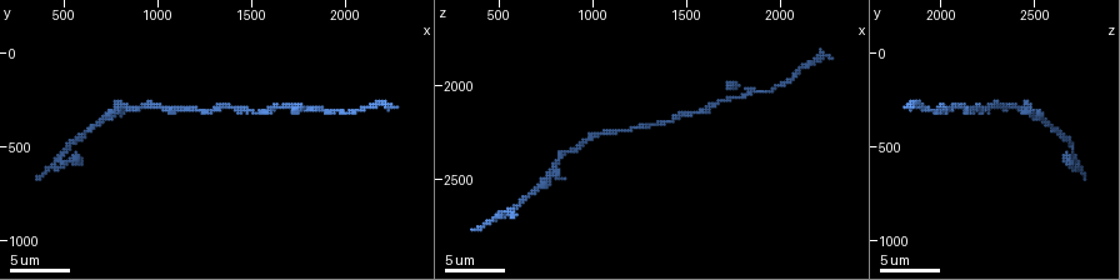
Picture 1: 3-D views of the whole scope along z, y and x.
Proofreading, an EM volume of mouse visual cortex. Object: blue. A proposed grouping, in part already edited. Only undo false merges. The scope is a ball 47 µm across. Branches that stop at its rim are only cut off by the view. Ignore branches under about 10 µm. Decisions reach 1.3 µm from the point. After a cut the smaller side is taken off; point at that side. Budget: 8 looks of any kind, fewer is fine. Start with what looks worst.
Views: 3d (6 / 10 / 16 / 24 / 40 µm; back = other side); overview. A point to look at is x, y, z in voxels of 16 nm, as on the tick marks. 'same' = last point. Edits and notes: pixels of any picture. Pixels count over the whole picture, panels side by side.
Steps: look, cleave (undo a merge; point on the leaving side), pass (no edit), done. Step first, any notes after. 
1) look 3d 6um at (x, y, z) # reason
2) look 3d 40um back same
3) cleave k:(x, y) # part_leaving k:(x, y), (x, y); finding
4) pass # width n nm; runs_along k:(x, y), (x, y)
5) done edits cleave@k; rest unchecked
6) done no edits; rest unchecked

look 3d 10um at (1800, 300, 2060) # sudden change in width

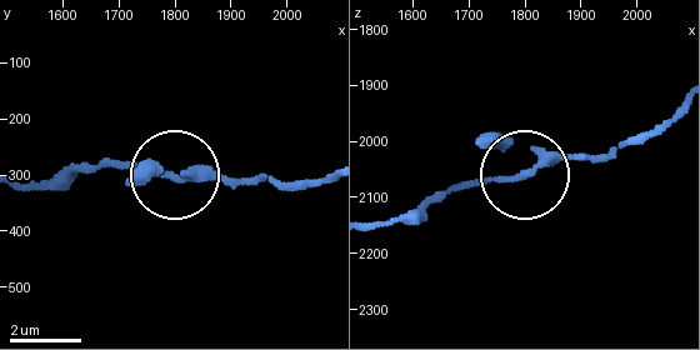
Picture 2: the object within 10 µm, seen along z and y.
pass # runs_along 2:(371, 225), (628, 144); one neuron here

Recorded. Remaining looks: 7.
look 3d 6um at (1540, 320, 2140) # thin neck

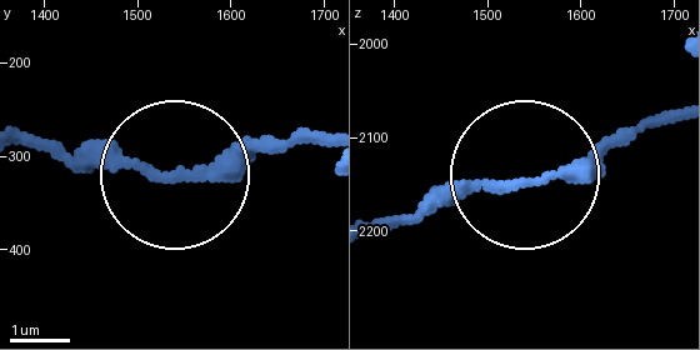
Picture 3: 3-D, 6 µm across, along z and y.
pass # continuous, no second neuron

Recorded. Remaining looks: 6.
look 3d 6um at (730, 330, 2500) # thick turns thin

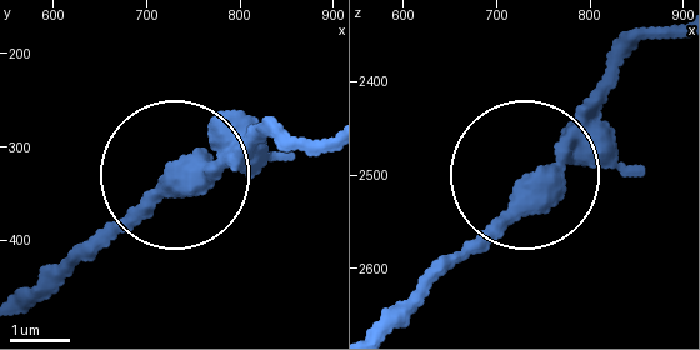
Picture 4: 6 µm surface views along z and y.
pass # runs_along 4:(320, 138), (245, 138), (166, 173), (56, 281); all the same neuron

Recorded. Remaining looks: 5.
look 3d 10um at (1240, 320, 2230)

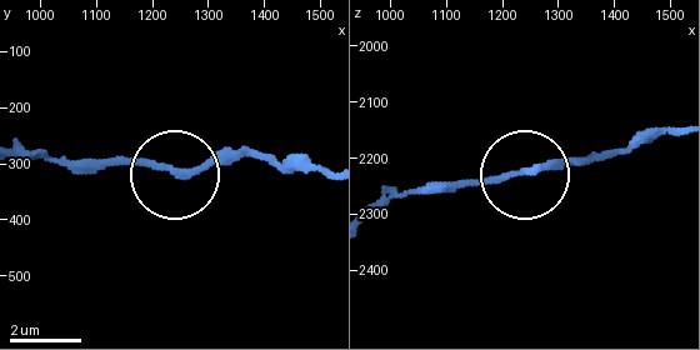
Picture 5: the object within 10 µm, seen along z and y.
look 3d 6um at (1245, 315, 2225)

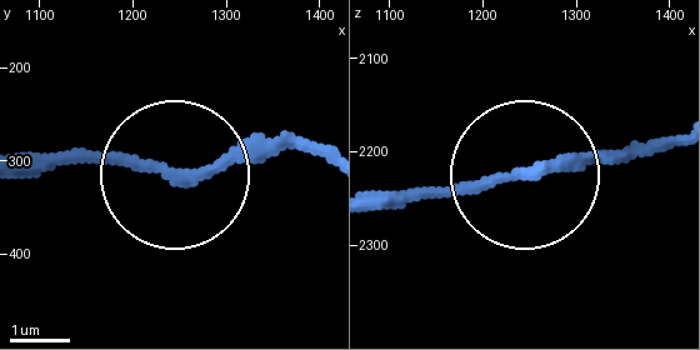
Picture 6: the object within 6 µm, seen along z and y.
pass # runs_along 6:(168, 171), (34, 166); continuous, no second neuron

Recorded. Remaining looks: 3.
done no edits; rest unchecked

